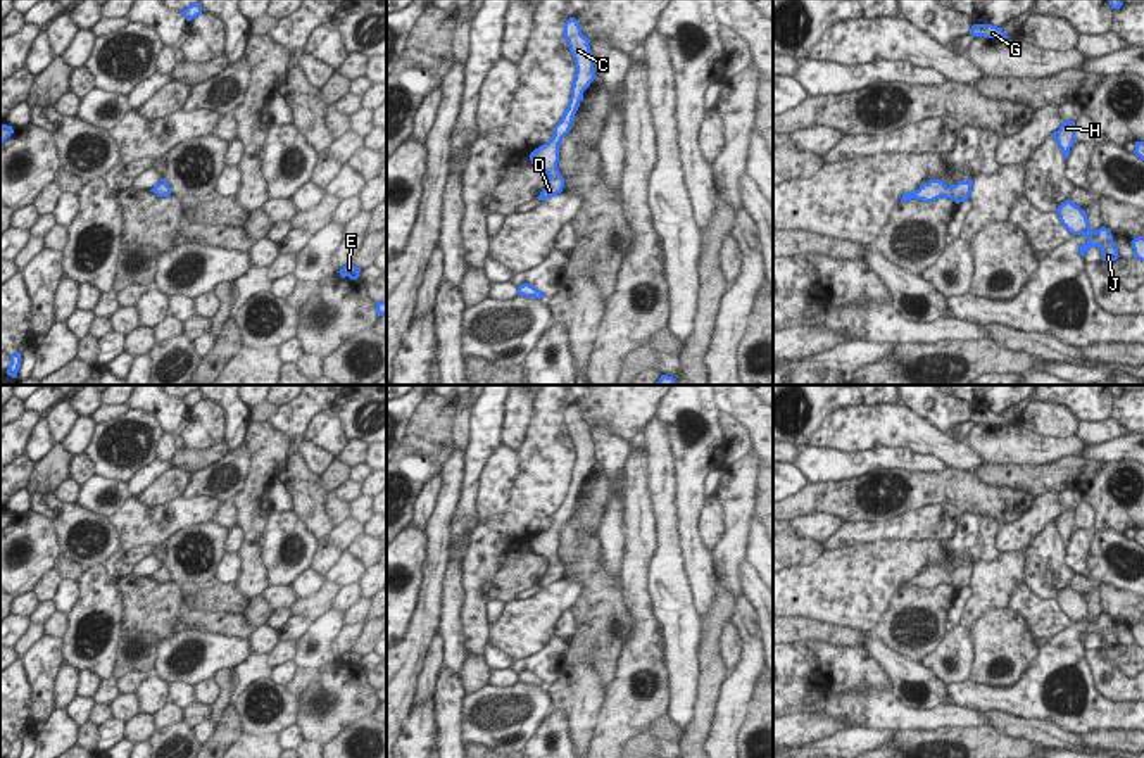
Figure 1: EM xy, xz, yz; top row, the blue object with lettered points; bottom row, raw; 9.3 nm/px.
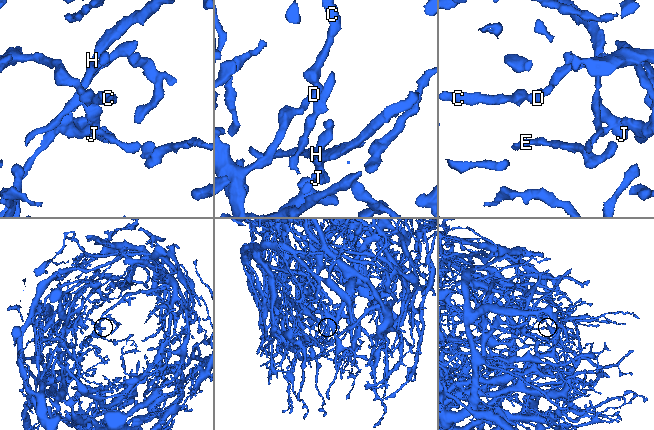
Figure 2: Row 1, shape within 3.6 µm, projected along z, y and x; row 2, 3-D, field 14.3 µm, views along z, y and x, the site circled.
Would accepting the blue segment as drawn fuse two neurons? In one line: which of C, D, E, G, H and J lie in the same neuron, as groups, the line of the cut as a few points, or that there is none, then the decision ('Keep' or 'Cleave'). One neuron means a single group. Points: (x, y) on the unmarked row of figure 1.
Groups: C D E G H J. No split. Keep.

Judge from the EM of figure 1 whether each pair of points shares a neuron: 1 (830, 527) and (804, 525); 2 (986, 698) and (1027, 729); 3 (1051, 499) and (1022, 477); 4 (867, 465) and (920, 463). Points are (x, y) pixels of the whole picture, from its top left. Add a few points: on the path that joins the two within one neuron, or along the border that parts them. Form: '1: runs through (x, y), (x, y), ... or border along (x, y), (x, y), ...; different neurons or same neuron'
1: runs through (823, 527), (811, 527); same neuron
2: border along (986, 710), (1048, 722); different neurons
3: border along (1058, 491), (1044, 491), (1036, 498); different neurons
4: runs through (880, 460), (906, 460); same neuron

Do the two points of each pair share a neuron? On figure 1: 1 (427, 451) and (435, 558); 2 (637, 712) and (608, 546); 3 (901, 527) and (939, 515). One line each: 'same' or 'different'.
1: different
2: different
3: same

